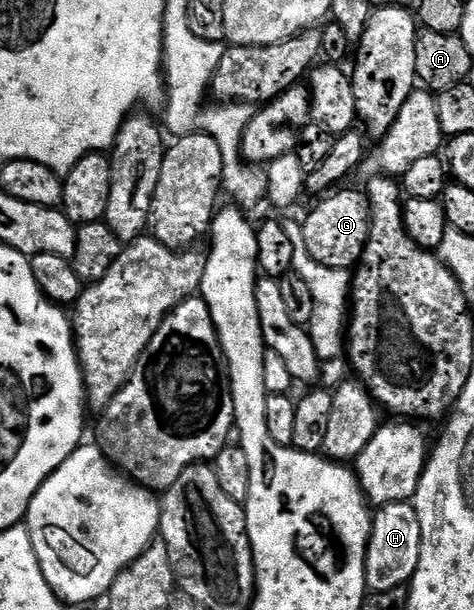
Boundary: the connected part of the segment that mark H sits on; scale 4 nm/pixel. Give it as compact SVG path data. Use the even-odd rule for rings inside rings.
M394 503L378 508L371 521L371 540L367 546L367 589L371 593L396 591L399 587L407 587L415 576L417 561L421 557L421 521L417 521L417 513L411 503Z

